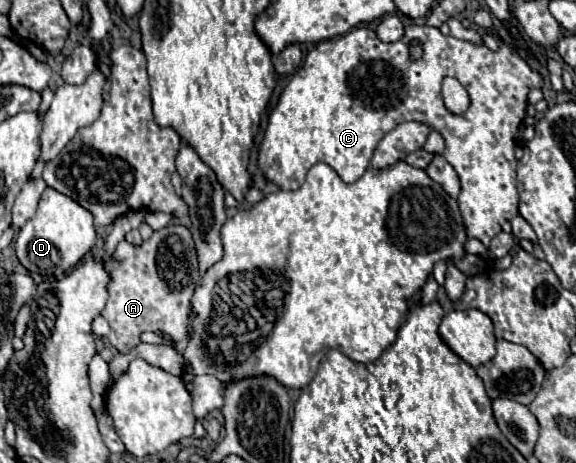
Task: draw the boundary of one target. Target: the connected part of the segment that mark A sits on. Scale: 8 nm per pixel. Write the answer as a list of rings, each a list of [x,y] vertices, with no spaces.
[[[168,224],[166,228],[156,230],[152,238],[138,248],[122,240],[114,252],[110,276],[110,294],[102,316],[112,328],[108,340],[120,354],[126,354],[140,344],[140,334],[146,330],[162,330],[174,338],[176,350],[186,348],[190,298],[200,280],[194,240],[186,226]]]

